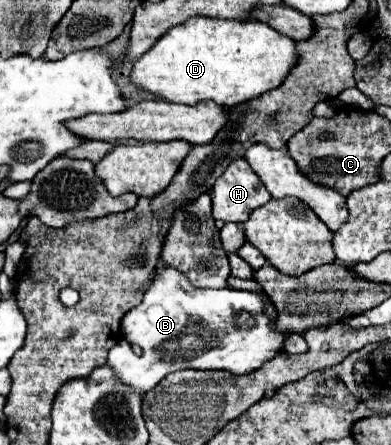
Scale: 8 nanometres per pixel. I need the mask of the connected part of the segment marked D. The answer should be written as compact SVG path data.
M189 18L187 22L171 28L165 36L161 36L151 50L147 50L133 66L131 82L139 88L145 88L153 94L159 94L163 100L179 102L195 106L203 100L213 100L221 106L235 106L245 100L253 100L287 78L291 68L297 64L297 48L295 40L279 34L271 26L259 20L223 20L223 18Z

